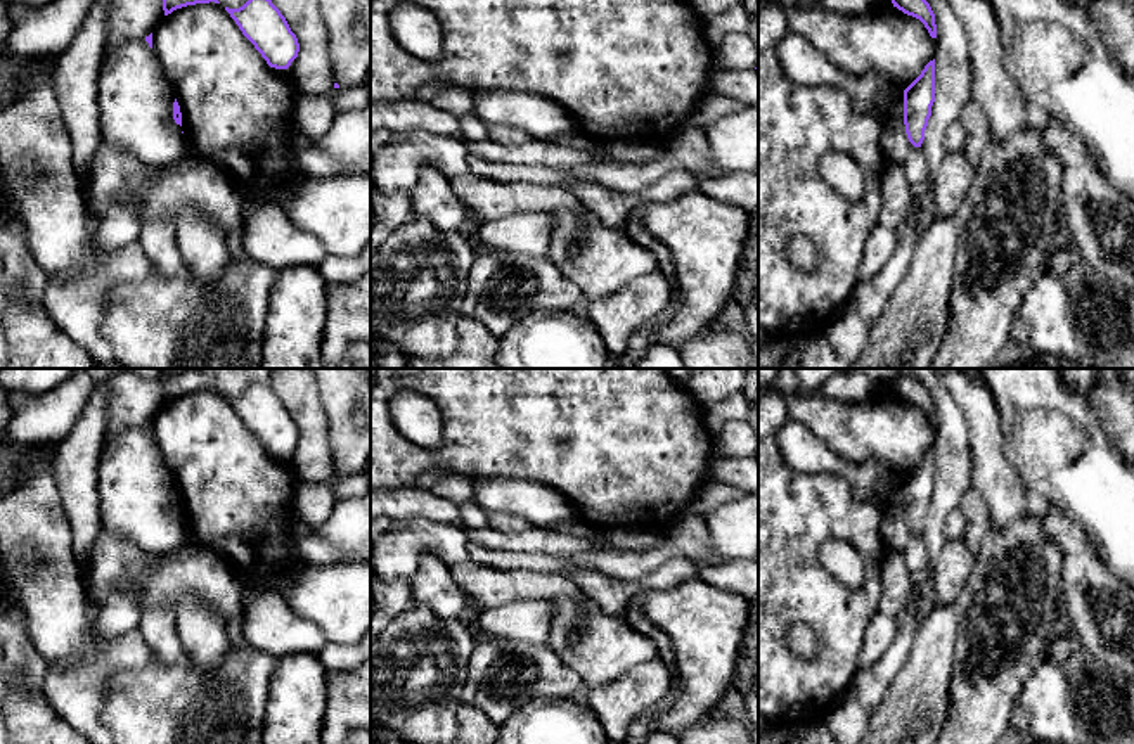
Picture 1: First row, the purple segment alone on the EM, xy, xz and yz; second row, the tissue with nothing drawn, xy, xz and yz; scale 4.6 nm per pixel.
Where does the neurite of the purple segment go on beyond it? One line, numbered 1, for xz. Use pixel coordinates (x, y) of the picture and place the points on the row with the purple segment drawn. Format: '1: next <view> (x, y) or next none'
1: next none

